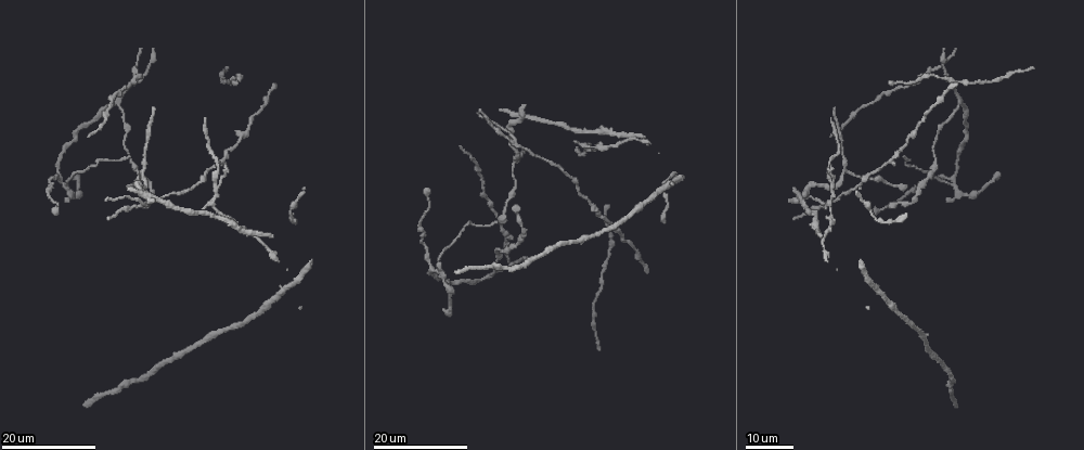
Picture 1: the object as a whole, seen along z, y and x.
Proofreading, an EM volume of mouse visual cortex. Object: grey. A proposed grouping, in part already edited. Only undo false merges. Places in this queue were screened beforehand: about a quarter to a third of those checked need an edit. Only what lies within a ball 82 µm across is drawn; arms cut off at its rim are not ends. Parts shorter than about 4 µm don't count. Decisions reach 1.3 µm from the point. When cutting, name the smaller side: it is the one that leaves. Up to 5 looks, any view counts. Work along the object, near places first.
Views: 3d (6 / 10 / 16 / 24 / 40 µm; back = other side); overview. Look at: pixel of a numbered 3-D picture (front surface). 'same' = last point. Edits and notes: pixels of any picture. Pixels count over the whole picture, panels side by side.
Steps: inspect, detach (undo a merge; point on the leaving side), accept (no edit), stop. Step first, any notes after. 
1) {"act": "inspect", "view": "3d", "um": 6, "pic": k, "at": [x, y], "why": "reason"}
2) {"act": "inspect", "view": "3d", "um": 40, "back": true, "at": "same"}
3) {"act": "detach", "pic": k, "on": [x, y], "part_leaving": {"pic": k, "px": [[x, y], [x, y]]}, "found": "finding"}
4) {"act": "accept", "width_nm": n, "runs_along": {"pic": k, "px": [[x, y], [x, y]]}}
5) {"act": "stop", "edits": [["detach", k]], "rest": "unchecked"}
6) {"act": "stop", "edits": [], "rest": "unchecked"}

{"act": "inspect", "view": "3d", "um": 16, "pic": 1, "at": [831, 185], "why": "arms part here"}

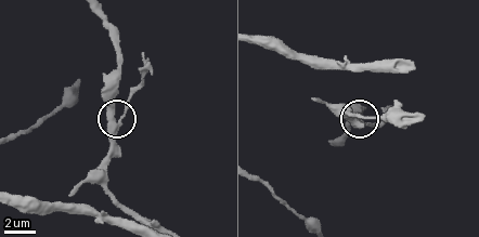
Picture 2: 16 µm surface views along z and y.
{"act": "inspect", "view": "3d", "um": 10, "pic": 2, "at": [115, 123], "why": "zoom in"}

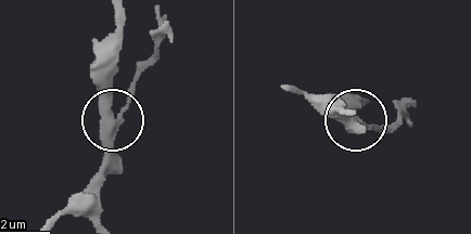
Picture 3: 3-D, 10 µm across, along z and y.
{"act": "detach", "pic": 3, "on": [130, 83], "side_arm_um": 6, "arms": 3, "found": "two neurons meet here"}

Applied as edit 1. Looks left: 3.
{"act": "inspect", "view": "3d", "um": 24, "pic": 1, "at": [663, 194]}

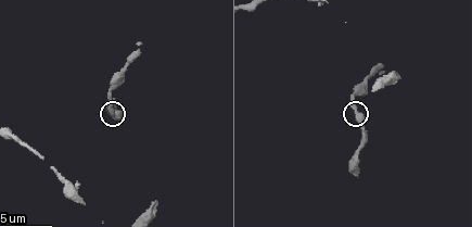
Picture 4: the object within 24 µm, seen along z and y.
{"act": "inspect", "view": "3d", "um": 6, "pic": 4, "at": [112, 114]}

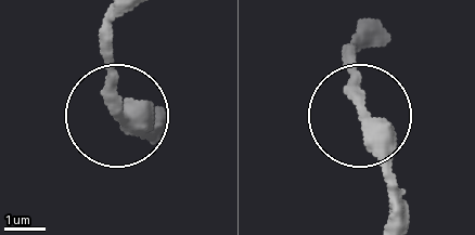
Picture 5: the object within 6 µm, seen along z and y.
{"act": "accept", "width_nm": 370, "found": "all the same neuron"}

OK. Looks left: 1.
{"act": "stop", "edits": [["detach", 3]], "rest": "unchecked"}

